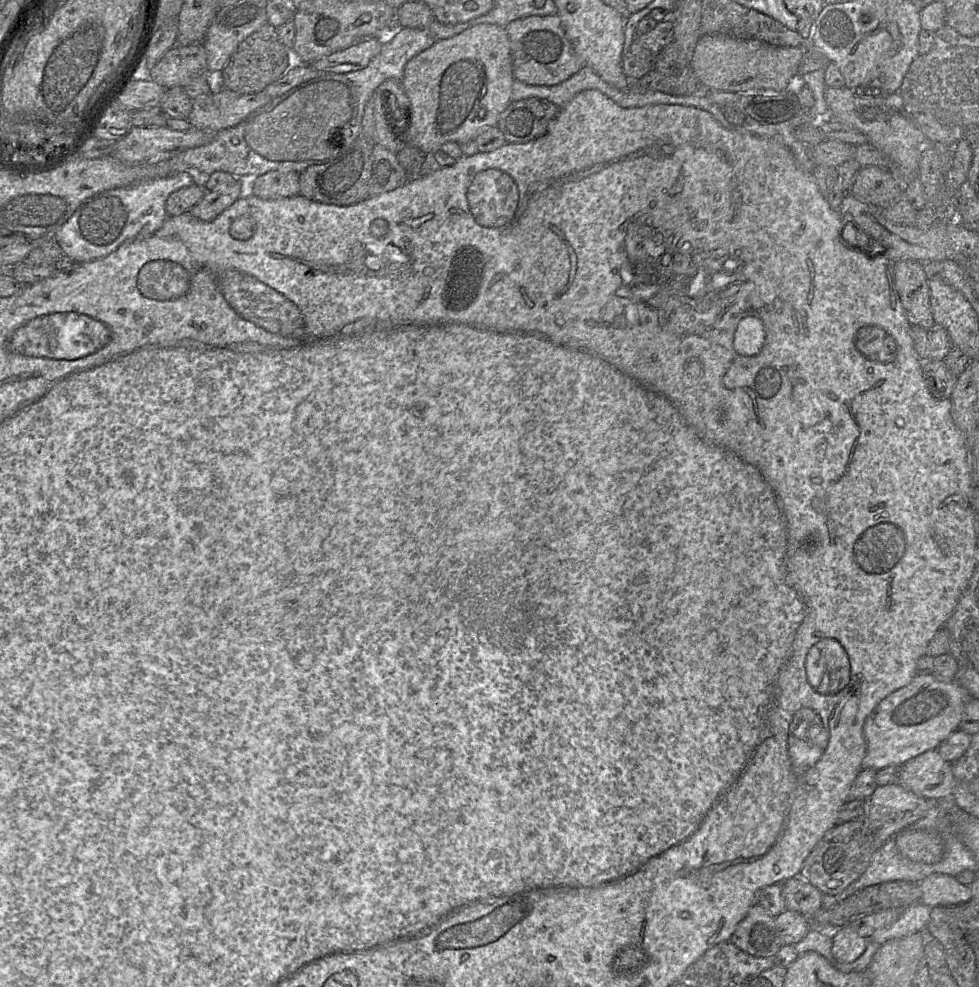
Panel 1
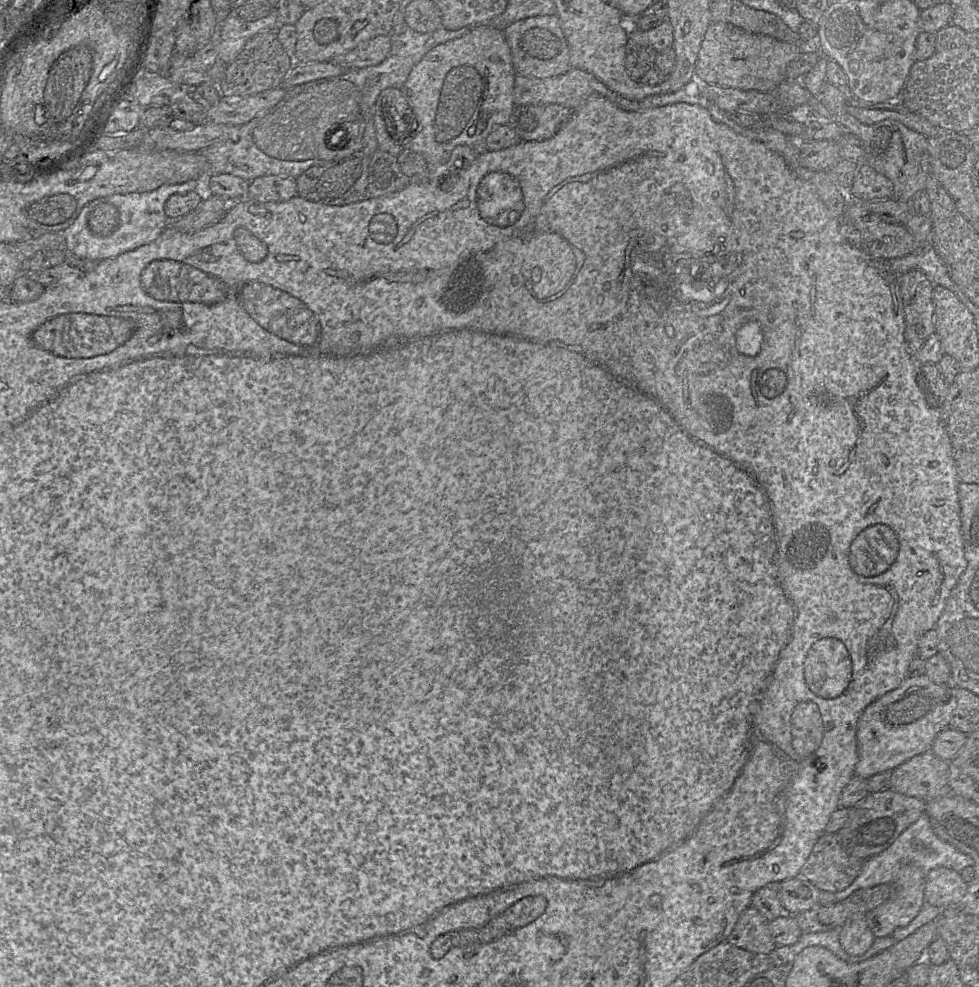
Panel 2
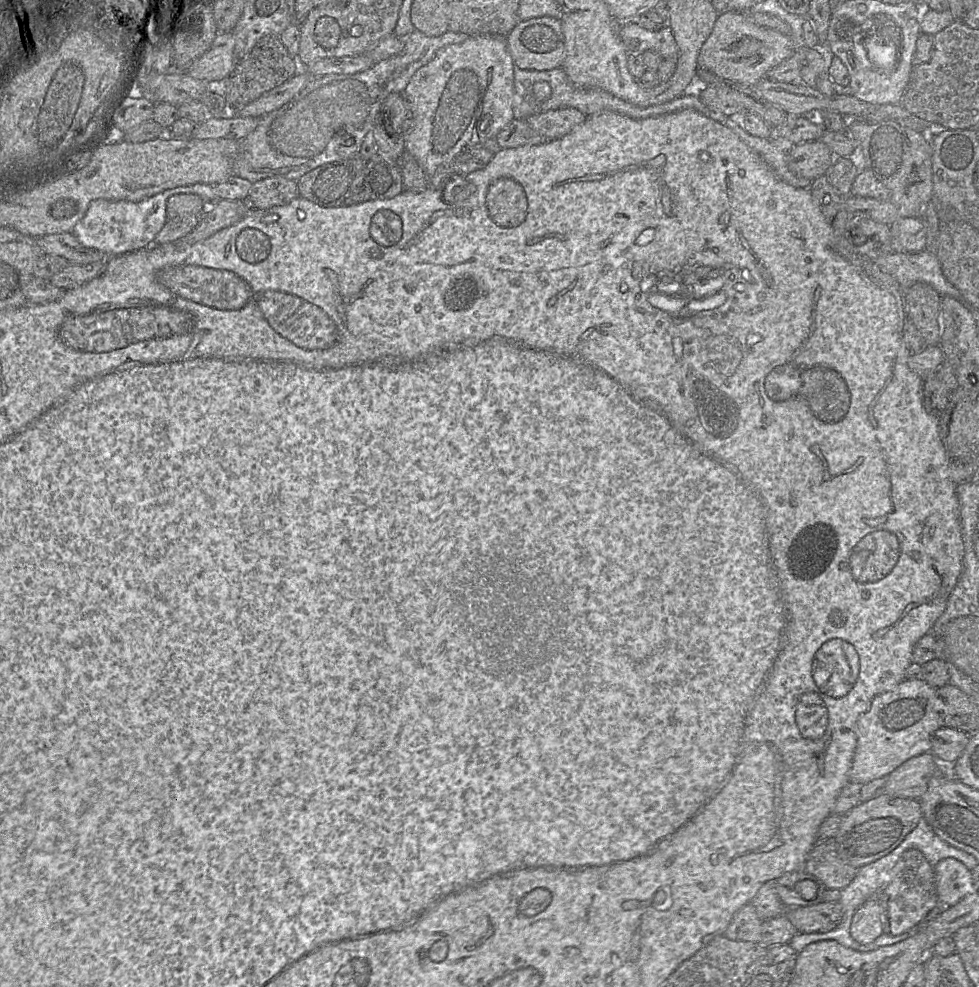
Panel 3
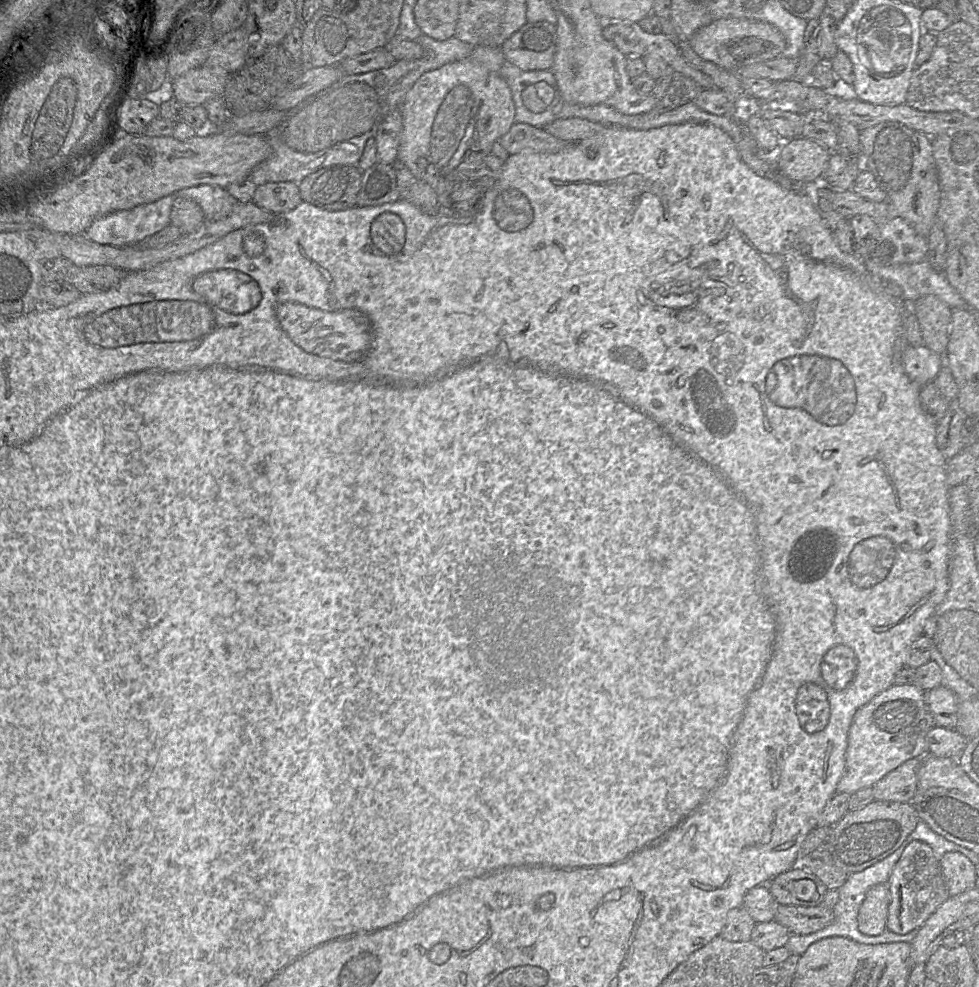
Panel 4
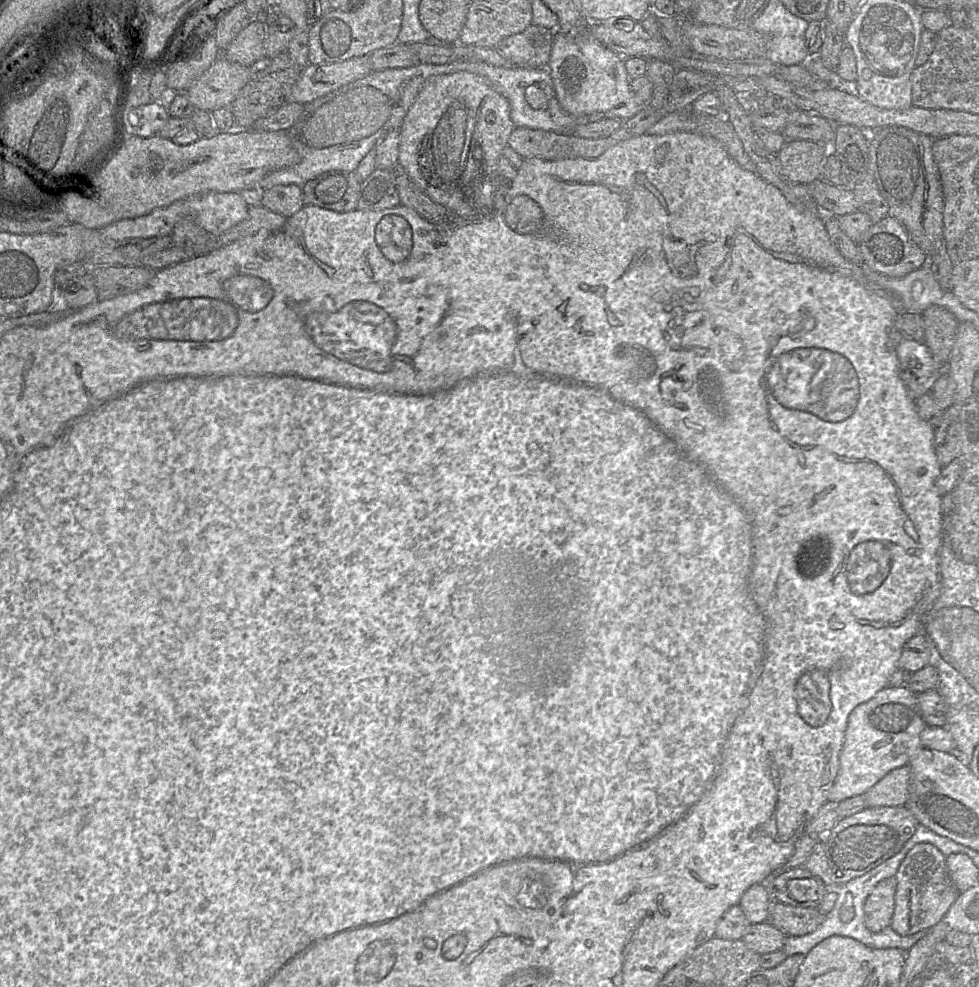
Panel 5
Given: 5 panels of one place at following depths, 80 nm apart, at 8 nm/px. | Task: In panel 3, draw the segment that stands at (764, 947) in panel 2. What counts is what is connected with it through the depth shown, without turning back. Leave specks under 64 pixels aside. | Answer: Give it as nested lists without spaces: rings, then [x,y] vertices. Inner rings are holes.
[[[751,903],[746,904],[735,913],[724,936],[734,941],[761,943],[762,923],[755,907]]]

